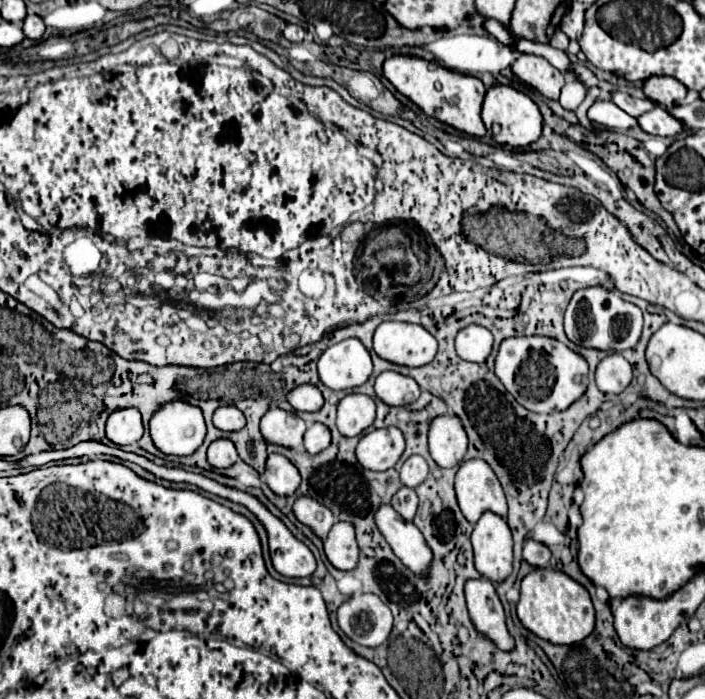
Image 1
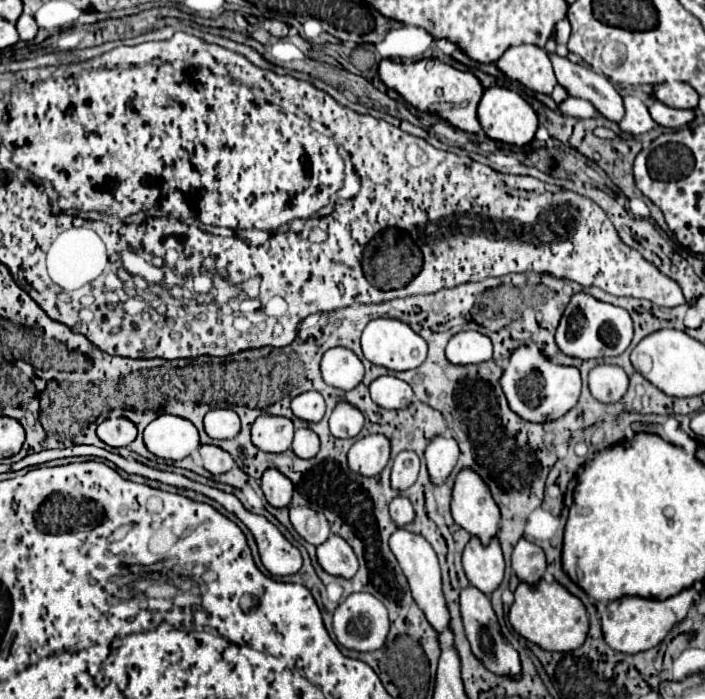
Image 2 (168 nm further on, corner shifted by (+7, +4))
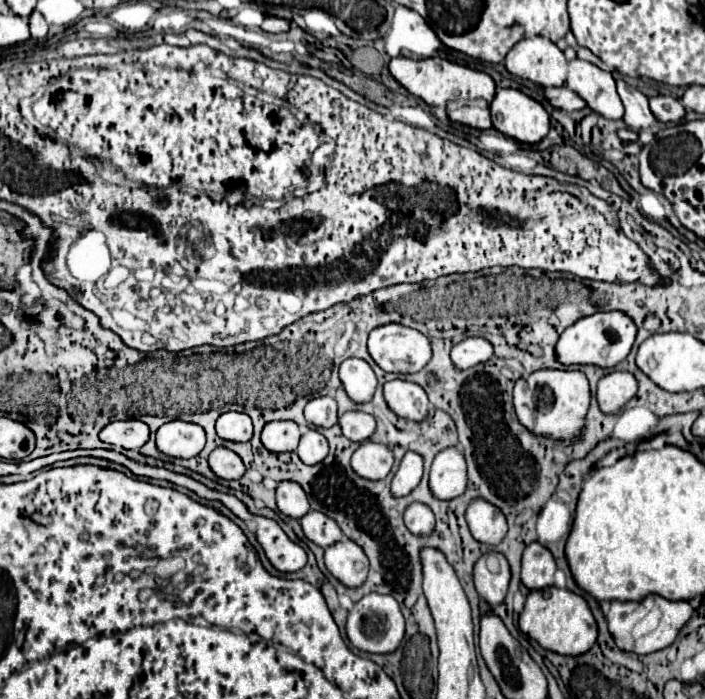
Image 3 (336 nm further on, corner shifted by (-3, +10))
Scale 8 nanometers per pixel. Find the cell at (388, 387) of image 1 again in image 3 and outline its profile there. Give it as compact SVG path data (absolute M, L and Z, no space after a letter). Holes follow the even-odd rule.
M390 380L384 384L384 398L392 412L396 412L400 418L408 420L424 420L430 408L428 396L422 386L408 382L408 380Z

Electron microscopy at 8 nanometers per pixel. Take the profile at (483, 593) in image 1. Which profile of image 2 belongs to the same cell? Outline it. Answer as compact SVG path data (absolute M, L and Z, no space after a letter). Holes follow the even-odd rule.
M468 586L460 592L460 612L462 612L462 620L464 620L464 628L466 628L466 638L472 646L474 656L496 676L508 676L512 680L518 680L522 674L522 666L520 666L520 658L518 652L512 648L512 644L508 644L504 640L504 636L500 634L500 624L496 620L496 614L490 606L490 600L486 594L482 594L478 588Z

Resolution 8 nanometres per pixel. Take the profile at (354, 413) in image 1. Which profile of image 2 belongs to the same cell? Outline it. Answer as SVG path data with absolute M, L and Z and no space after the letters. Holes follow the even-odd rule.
M340 402L330 416L330 432L334 438L354 438L364 426L364 416L348 402Z

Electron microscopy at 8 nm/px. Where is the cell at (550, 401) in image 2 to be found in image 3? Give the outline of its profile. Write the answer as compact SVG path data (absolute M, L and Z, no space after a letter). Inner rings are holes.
M536 370L514 386L514 408L518 420L536 434L572 438L580 434L590 406L590 386L582 370Z

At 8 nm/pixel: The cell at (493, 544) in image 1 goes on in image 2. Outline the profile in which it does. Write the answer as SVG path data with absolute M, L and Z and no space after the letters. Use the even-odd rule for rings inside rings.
M472 538L464 548L462 566L474 588L492 594L504 578L504 556L498 540L494 538L488 546L482 546L478 538Z

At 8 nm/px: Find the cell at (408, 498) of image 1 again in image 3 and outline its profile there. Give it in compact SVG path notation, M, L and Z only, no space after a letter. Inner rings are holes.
M412 502L404 512L404 522L414 534L430 534L434 528L434 514L426 504Z

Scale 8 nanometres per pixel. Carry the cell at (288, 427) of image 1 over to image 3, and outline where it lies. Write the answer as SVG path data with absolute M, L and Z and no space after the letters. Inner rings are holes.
M290 420L268 422L262 430L262 444L276 454L296 450L298 440L300 440L300 428L296 422Z

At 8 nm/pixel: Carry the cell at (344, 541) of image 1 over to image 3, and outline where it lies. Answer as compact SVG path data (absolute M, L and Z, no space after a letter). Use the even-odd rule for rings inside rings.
M344 538L326 548L324 562L328 572L344 586L360 586L368 574L368 556L350 538Z

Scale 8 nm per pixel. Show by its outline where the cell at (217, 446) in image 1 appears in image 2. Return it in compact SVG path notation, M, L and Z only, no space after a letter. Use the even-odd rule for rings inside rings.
M200 446L200 454L202 454L202 460L204 460L204 468L212 476L230 472L234 468L232 456L228 452L224 452L222 448L218 448L218 446Z

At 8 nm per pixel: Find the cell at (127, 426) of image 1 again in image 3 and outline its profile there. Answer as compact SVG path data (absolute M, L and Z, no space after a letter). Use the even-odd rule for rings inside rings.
M116 420L102 428L100 440L118 448L138 450L146 444L150 436L148 426L142 420Z

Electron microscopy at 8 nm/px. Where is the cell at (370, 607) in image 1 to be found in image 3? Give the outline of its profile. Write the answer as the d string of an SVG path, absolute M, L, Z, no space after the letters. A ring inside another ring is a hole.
M378 592L366 594L348 612L346 636L350 644L362 652L370 652L370 654L394 652L404 638L404 618L402 618L398 602L388 594L378 594Z

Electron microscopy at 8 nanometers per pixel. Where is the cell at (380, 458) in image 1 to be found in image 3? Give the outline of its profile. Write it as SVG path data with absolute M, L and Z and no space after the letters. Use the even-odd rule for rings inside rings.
M366 440L352 456L352 468L358 476L368 480L382 480L394 464L394 454L386 444Z

